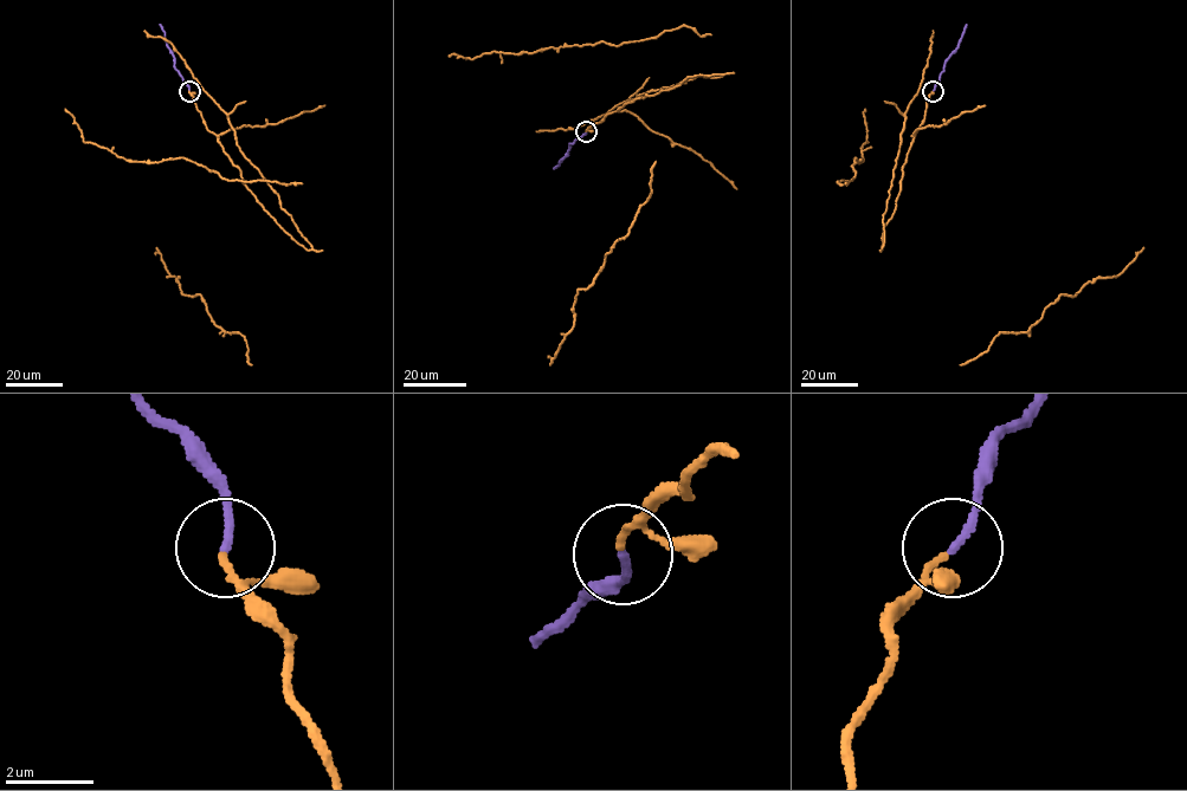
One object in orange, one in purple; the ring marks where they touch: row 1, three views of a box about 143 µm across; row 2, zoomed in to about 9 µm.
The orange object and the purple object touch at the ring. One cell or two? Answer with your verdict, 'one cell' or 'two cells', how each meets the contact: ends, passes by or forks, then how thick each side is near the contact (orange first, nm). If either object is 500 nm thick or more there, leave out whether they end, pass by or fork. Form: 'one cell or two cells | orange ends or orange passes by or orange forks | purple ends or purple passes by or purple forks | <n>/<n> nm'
one cell | orange passes by | purple ends | 110/180 nm

